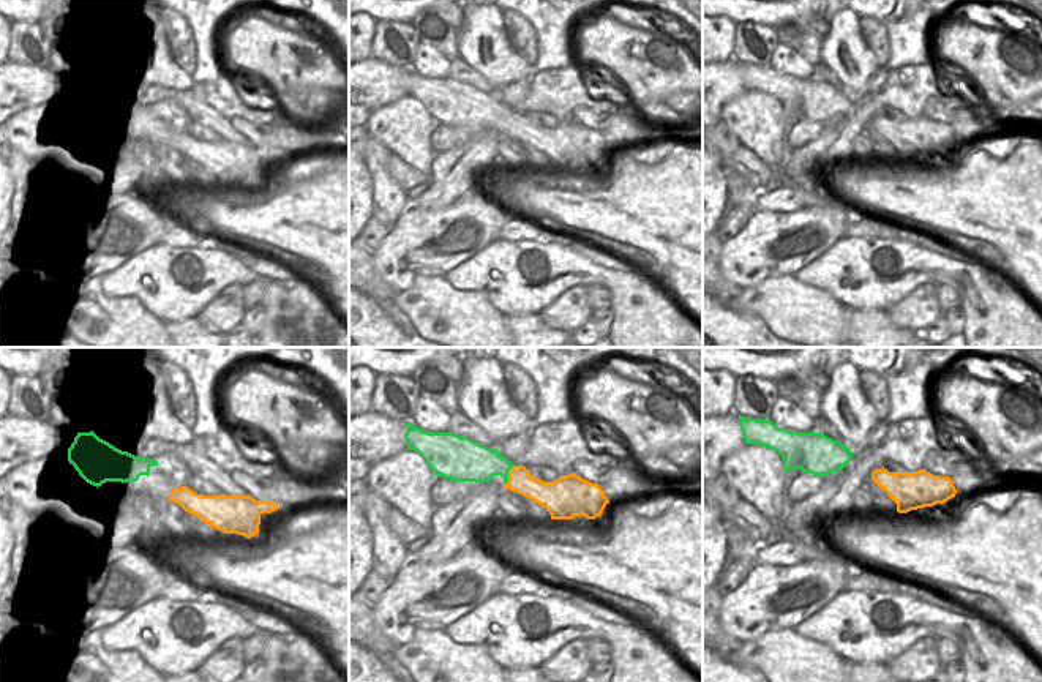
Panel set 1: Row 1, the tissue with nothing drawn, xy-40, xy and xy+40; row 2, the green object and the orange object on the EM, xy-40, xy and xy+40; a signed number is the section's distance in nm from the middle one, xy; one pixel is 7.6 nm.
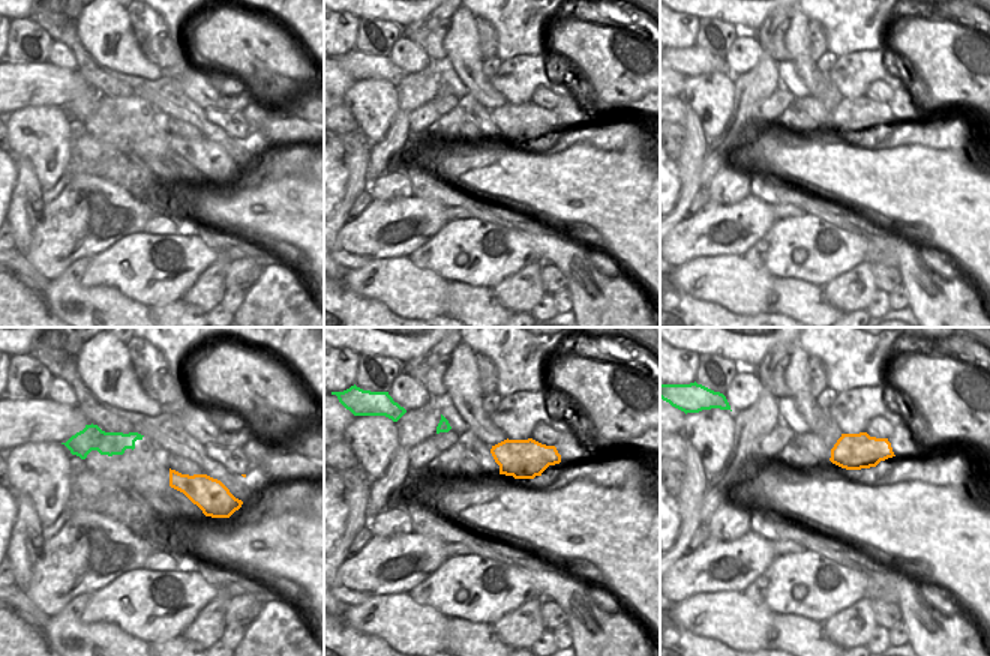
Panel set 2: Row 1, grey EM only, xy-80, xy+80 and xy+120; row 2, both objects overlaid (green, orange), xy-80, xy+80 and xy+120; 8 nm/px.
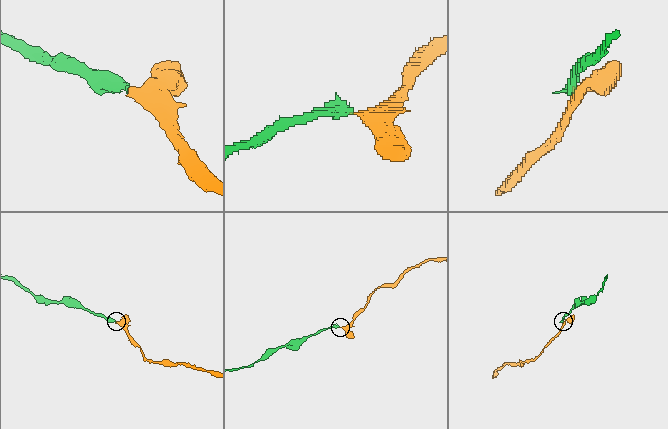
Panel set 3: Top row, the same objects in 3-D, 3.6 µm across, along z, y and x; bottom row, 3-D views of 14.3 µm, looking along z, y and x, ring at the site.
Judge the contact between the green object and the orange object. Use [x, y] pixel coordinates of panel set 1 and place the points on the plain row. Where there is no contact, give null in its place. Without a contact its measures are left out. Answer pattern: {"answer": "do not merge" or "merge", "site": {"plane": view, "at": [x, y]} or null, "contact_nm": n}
{"answer": "merge", "site": {"plane": "xy", "at": [507, 122]}, "contact_nm": 160}

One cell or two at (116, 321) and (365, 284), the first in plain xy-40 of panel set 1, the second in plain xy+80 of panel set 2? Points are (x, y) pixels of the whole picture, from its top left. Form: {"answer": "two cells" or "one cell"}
{"answer": "one cell"}

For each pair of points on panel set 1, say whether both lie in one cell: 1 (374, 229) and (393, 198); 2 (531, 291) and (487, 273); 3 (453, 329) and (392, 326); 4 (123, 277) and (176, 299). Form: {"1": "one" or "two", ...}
{"1": "two", "2": "one", "3": "two", "4": "one"}

